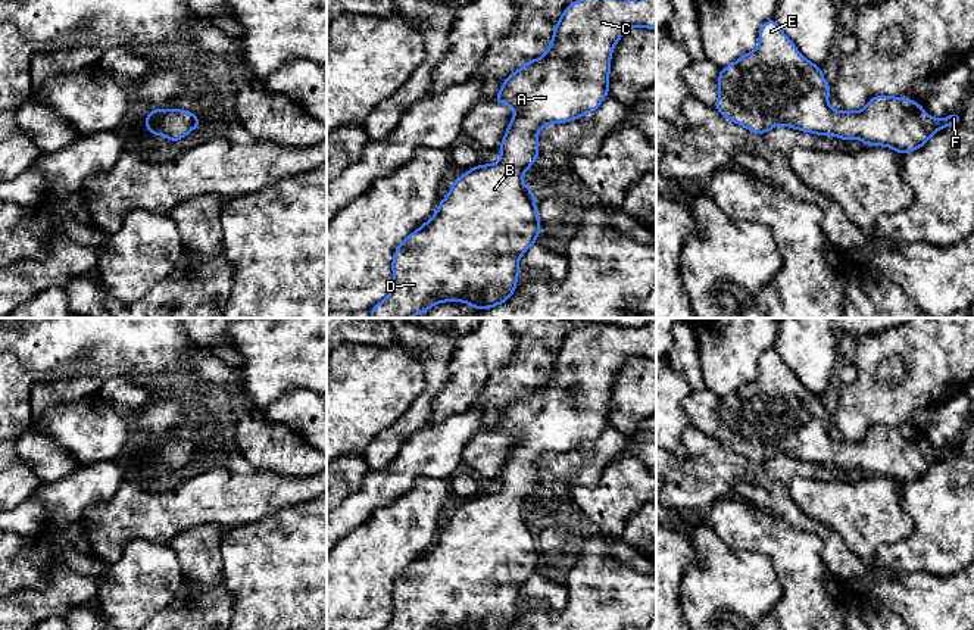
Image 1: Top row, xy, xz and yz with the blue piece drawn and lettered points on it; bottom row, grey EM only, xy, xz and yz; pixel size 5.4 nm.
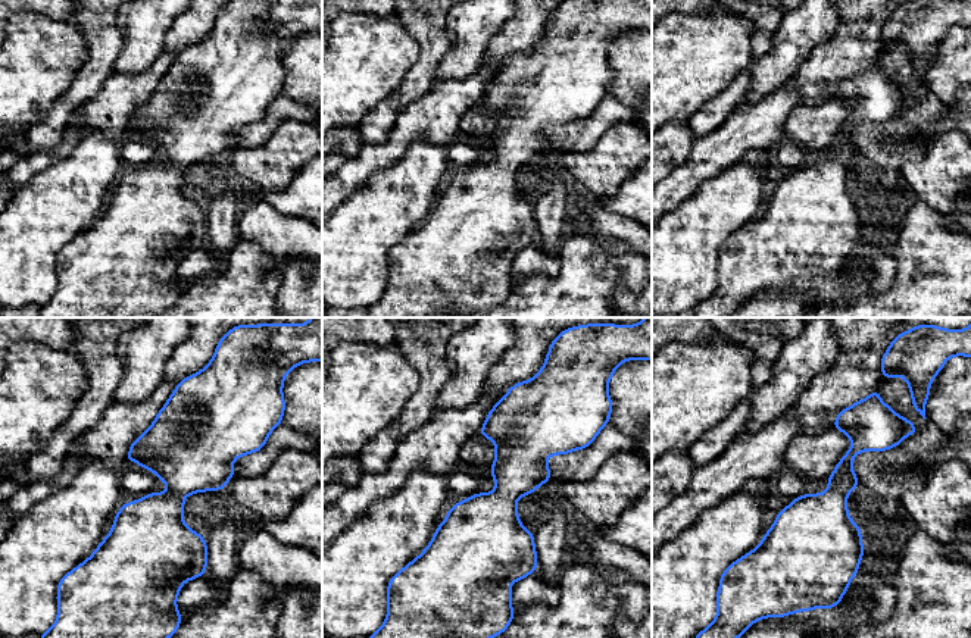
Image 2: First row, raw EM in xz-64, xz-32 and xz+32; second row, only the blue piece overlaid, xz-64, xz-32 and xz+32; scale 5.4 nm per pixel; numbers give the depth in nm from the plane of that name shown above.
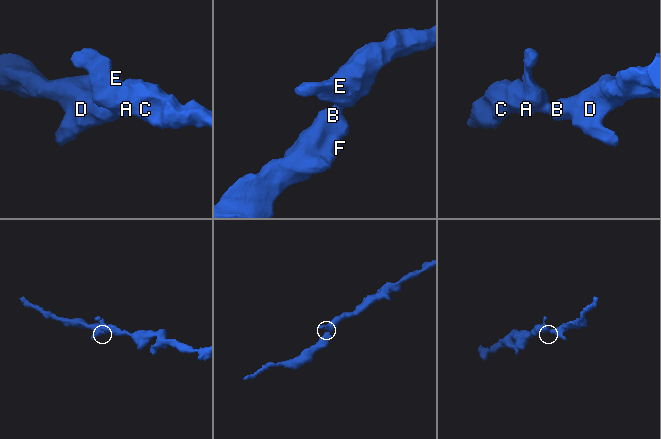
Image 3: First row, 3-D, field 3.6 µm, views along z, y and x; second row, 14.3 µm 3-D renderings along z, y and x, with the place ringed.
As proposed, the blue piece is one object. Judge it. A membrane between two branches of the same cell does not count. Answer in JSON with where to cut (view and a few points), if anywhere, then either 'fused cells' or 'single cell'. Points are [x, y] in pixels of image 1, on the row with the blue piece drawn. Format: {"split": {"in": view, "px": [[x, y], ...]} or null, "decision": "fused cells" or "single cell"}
{"split": null, "decision": "single cell"}

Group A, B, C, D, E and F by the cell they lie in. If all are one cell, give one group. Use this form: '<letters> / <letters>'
A B C D E F

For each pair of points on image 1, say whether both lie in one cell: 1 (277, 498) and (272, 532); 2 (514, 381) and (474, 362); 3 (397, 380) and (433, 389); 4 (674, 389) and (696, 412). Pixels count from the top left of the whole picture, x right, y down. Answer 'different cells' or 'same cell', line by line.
1: different cells
2: different cells
3: different cells
4: different cells

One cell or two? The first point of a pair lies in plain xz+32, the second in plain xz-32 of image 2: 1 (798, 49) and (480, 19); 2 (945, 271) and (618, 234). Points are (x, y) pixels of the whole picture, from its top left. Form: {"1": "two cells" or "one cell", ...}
{"1": "one cell", "2": "two cells"}

